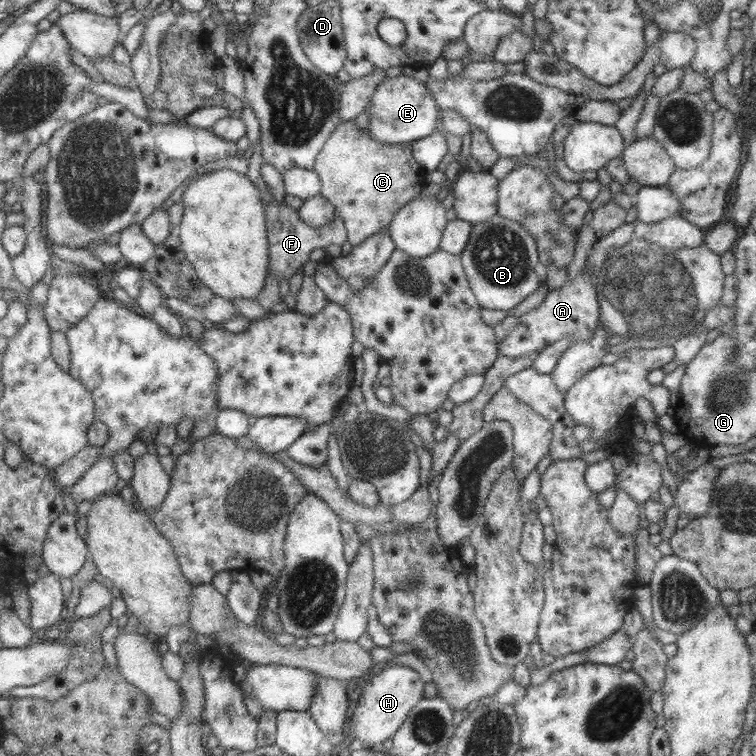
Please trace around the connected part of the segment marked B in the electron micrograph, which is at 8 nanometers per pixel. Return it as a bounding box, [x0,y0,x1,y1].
[462,216,541,310]

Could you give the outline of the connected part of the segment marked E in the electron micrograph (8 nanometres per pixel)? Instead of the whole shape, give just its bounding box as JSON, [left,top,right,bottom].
[367,74,438,144]

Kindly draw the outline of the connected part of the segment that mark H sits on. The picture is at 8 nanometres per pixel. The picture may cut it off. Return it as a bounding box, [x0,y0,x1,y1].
[348,664,425,749]

